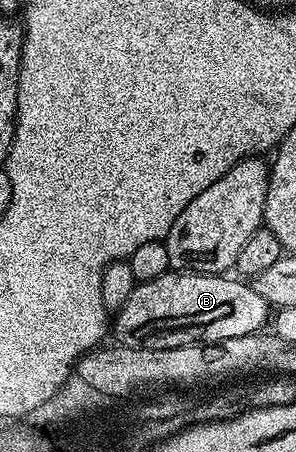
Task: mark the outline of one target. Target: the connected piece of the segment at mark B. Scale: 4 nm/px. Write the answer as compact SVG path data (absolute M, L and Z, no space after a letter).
M172 269L161 277L153 277L153 281L136 282L125 305L114 312L113 335L115 331L119 338L116 340L133 349L173 349L198 343L210 345L262 332L272 315L271 304L257 293L255 286L242 278Z

